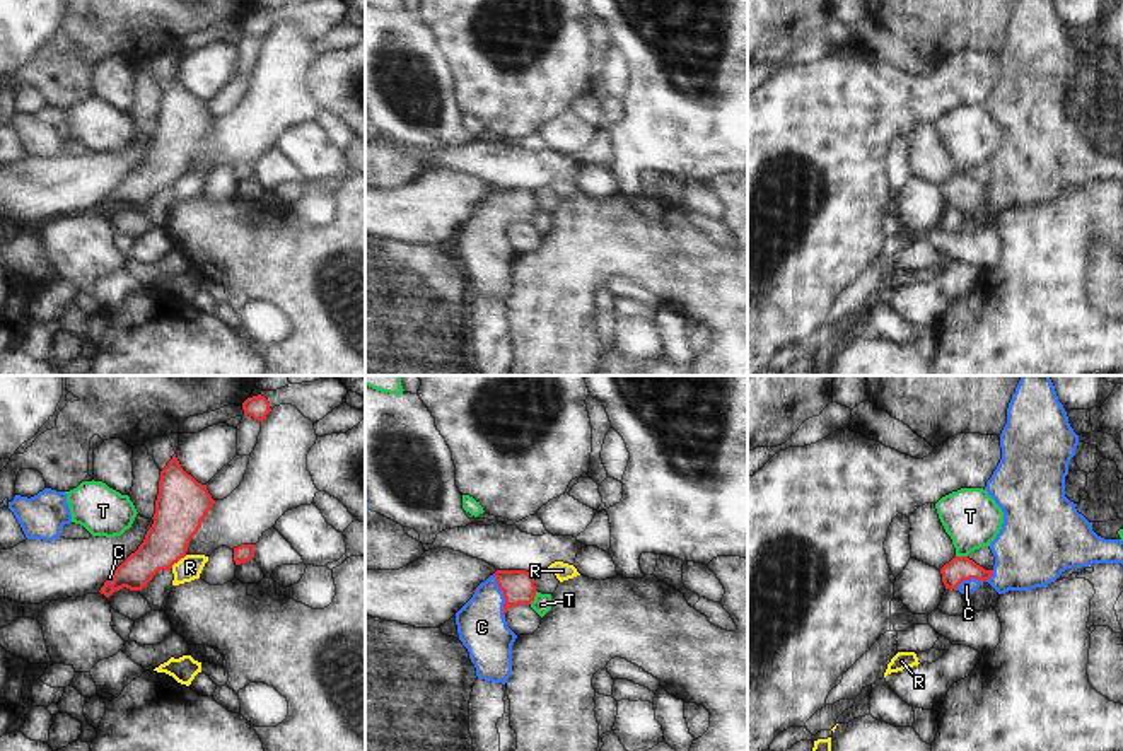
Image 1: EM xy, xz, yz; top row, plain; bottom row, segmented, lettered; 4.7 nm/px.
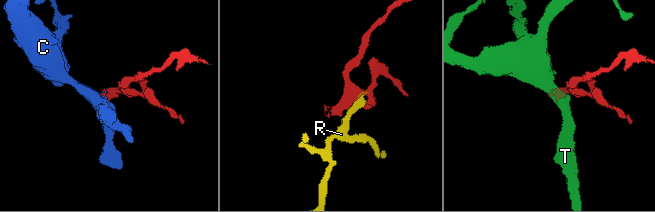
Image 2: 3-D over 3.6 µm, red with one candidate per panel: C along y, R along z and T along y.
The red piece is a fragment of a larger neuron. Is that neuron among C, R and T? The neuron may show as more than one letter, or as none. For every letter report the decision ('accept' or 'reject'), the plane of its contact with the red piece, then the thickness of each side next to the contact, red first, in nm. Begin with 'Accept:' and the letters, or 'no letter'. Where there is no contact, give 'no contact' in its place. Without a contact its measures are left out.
Accept: C
C: accept; contact in xz; calibres 150 and 240 nm
R: reject; contact in xy; calibres 240 and 120 nm
T: reject; contact in xz; calibres 150 and 90 nm

